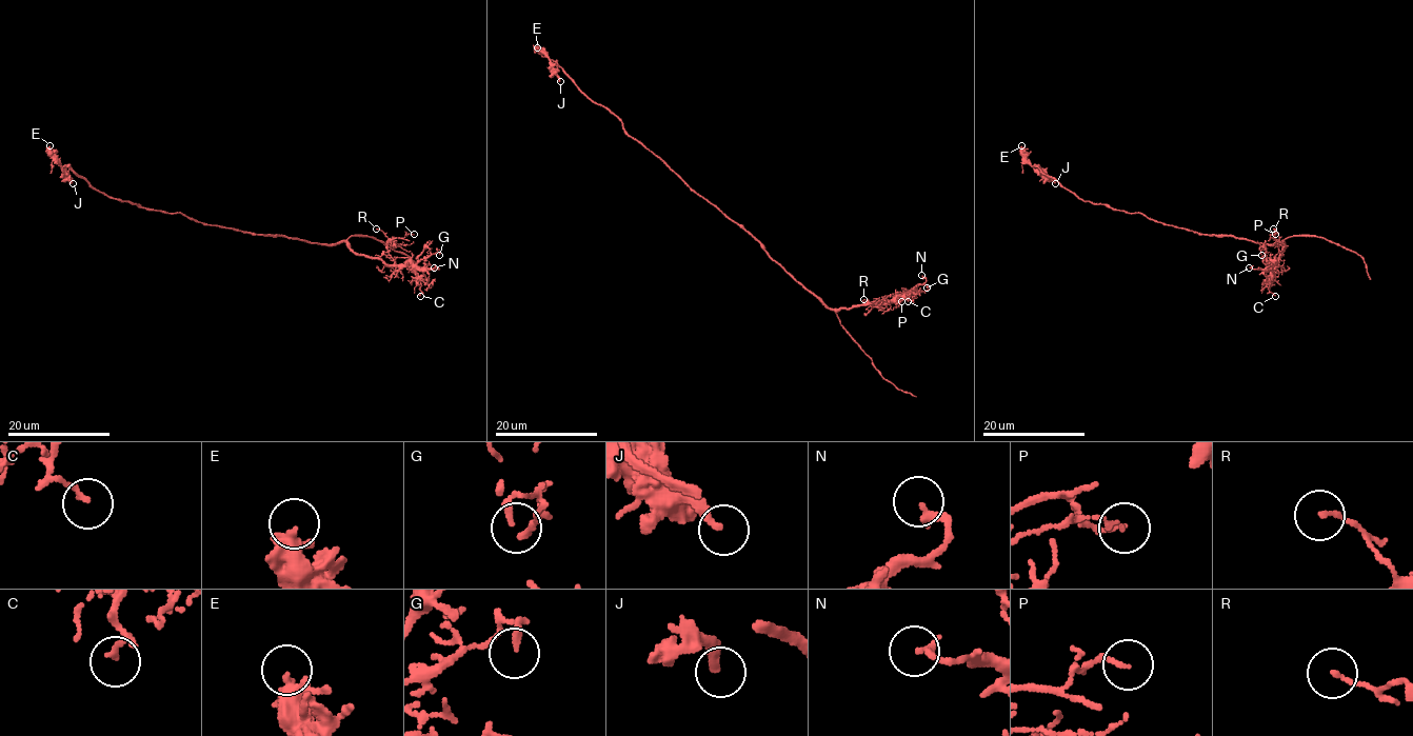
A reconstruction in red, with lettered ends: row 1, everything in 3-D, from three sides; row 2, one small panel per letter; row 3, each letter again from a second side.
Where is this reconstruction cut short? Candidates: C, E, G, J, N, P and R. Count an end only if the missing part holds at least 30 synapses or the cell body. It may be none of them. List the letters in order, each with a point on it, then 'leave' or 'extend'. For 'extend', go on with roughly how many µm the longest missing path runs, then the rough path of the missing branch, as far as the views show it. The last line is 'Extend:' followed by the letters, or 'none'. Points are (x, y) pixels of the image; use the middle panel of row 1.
C: place (908, 301); leave
E: place (537, 47); leave
G: place (927, 287); leave
J: place (560, 81); leave
N: place (921, 275); leave
P: place (901, 301); leave
R: place (863, 299); leave
Extend: none

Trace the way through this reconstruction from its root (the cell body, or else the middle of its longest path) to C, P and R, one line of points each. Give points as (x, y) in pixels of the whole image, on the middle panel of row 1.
C: (728, 216), (833, 310), (891, 303), (903, 296), (909, 297), (908, 301)
P: (728, 216), (833, 310), (869, 302), (875, 304), (891, 296), (901, 301)
R: (728, 216), (831, 309), (851, 309), (875, 302), (863, 299)

